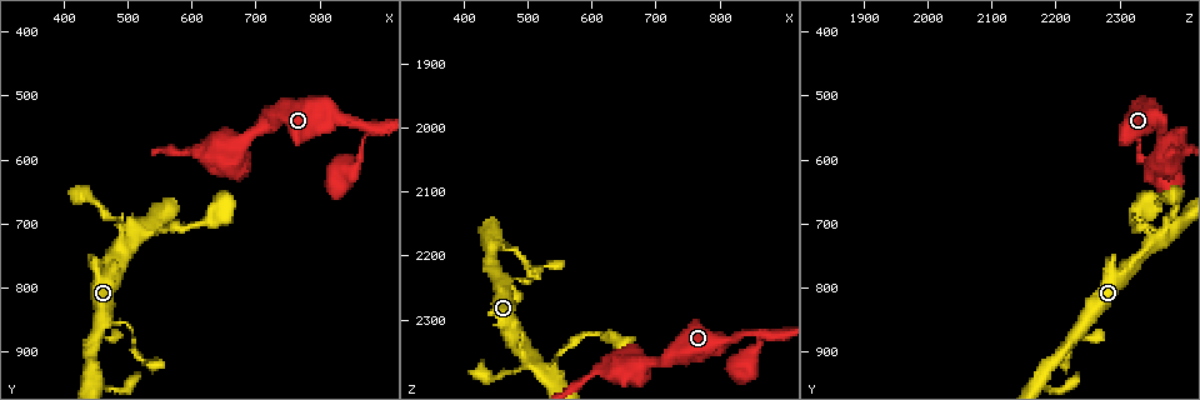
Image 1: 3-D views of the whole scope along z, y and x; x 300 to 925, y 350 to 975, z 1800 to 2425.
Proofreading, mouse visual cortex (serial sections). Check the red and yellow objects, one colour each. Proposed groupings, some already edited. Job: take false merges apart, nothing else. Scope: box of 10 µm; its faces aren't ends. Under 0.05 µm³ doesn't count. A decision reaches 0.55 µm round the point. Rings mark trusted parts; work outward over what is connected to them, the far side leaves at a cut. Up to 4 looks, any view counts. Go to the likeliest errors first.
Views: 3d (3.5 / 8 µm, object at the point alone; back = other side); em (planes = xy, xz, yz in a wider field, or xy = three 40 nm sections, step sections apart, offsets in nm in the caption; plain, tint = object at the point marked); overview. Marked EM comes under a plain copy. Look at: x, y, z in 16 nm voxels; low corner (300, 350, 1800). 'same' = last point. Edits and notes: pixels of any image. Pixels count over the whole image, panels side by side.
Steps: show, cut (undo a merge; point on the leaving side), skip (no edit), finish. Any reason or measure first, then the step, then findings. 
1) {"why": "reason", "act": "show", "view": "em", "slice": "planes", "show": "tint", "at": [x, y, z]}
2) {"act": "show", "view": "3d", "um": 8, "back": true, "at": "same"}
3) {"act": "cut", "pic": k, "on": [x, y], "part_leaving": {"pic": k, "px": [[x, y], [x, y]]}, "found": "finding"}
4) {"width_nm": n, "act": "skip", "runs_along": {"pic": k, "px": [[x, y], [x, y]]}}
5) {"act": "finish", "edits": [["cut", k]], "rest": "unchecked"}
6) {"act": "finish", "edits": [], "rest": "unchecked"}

{"why": "narrows sharply", "act": "show", "view": "3d", "um": 3.5, "back": true, "at": [525, 715, 2375]}

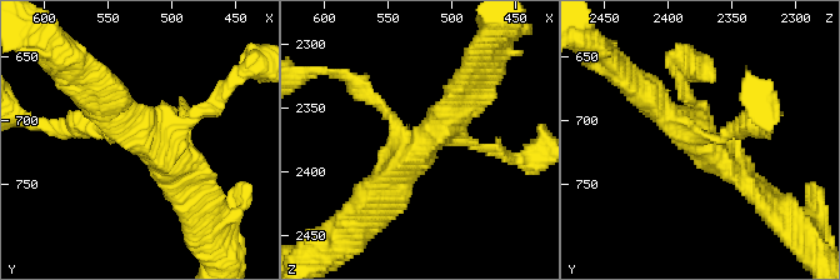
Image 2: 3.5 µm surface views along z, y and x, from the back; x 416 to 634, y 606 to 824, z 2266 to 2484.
{"why": "now the EM", "act": "show", "view": "em", "slice": "xy", "step": 3, "show": "tint", "at": [530, 714, 2376]}

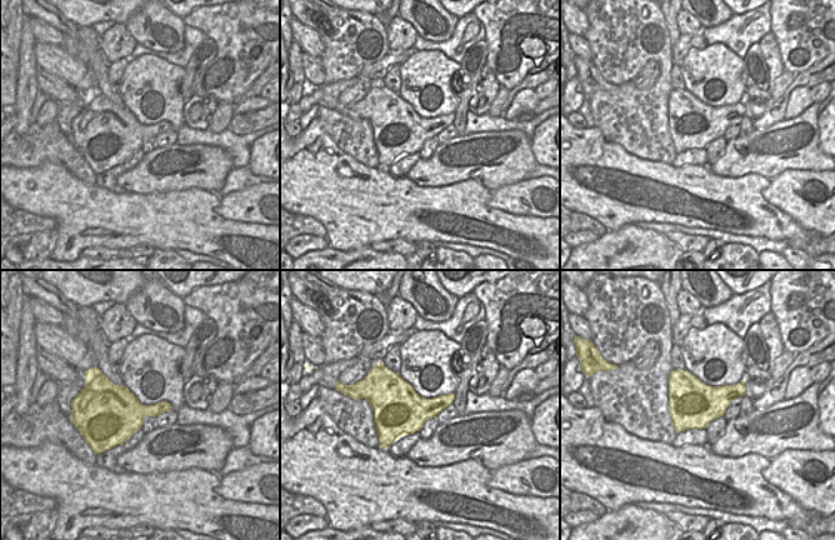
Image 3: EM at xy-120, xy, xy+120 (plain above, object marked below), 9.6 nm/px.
{"act": "skip", "runs_along": {"pic": 2, "px": [[176, 181], [145, 139], [76, 128]]}, "found": "continuous, no second cell"}

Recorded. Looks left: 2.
{"why": "abrupt turn", "act": "show", "view": "3d", "um": 3.5, "at": [880, 555, 2325]}

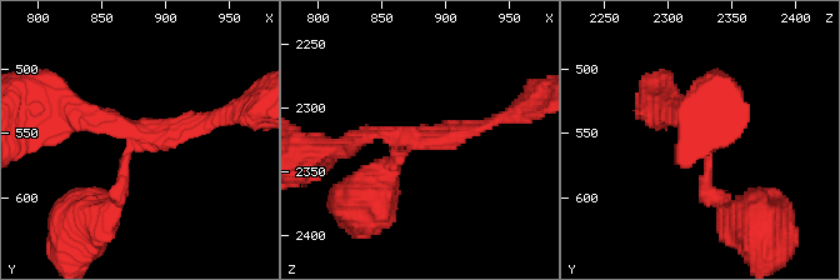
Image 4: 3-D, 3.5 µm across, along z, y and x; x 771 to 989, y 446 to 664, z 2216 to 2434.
{"arms": 3, "act": "skip", "runs_along": {"pic": 4, "px": [[64, 109], [136, 136], [109, 209]]}, "found": "one cell here"}

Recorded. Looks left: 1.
{"act": "finish", "edits": [], "rest": "unchecked"}

